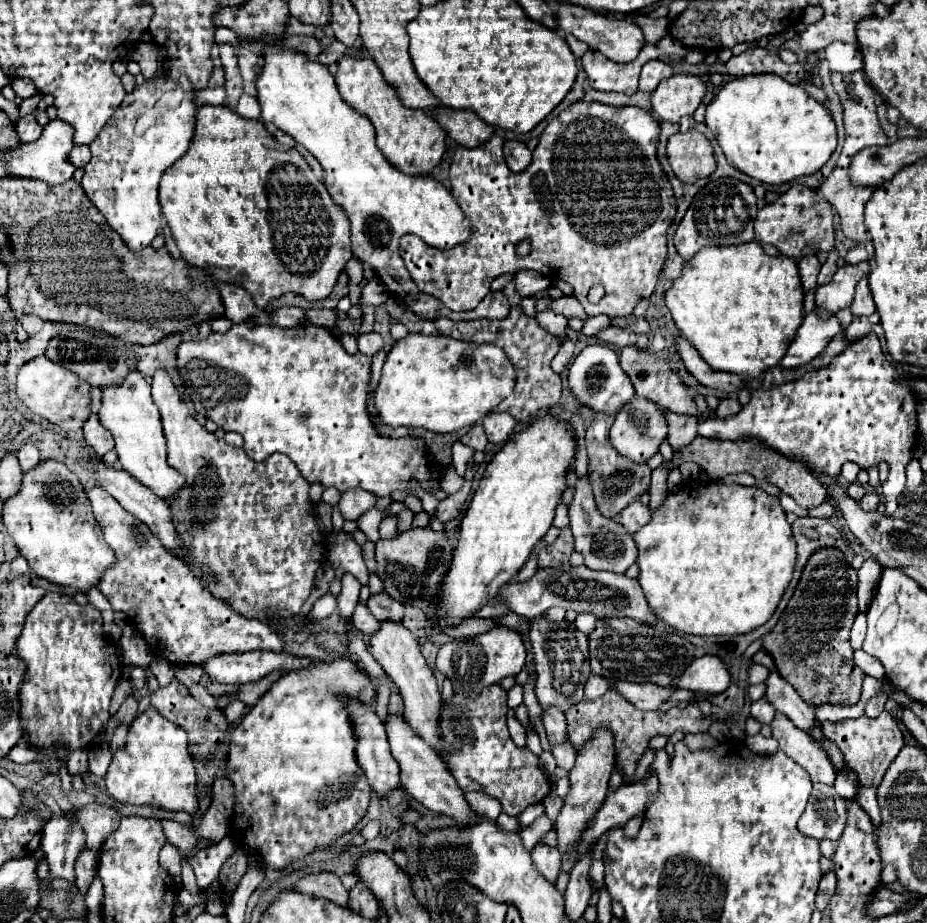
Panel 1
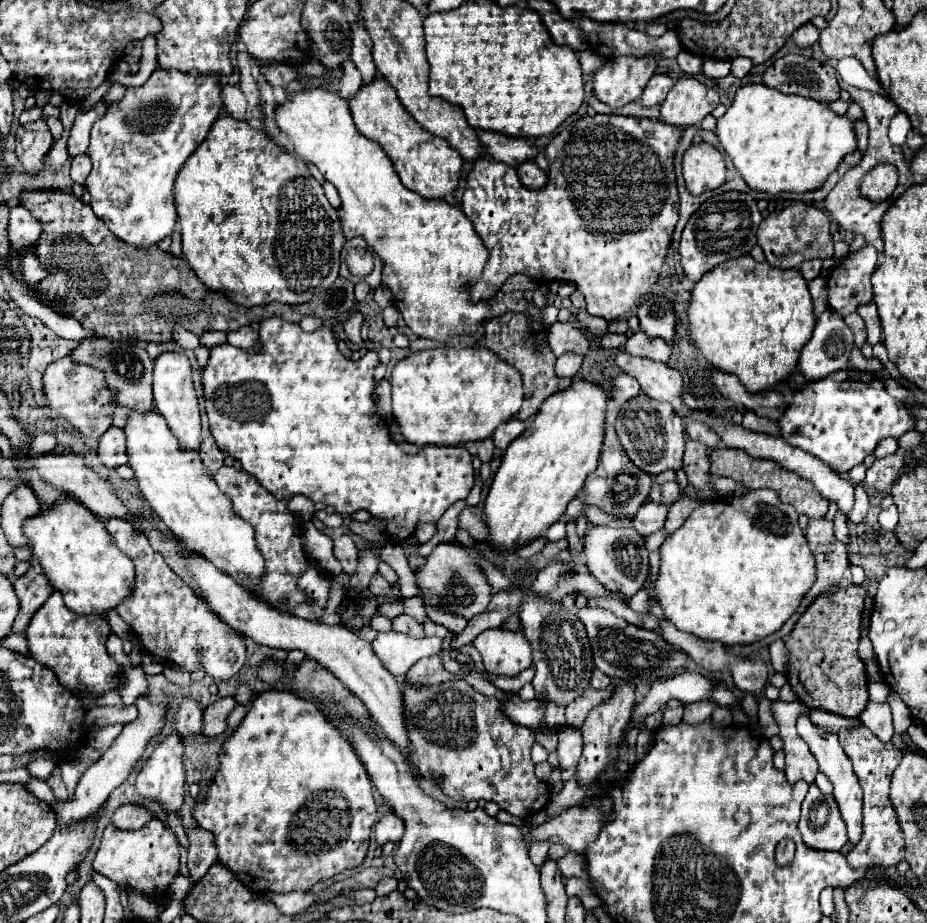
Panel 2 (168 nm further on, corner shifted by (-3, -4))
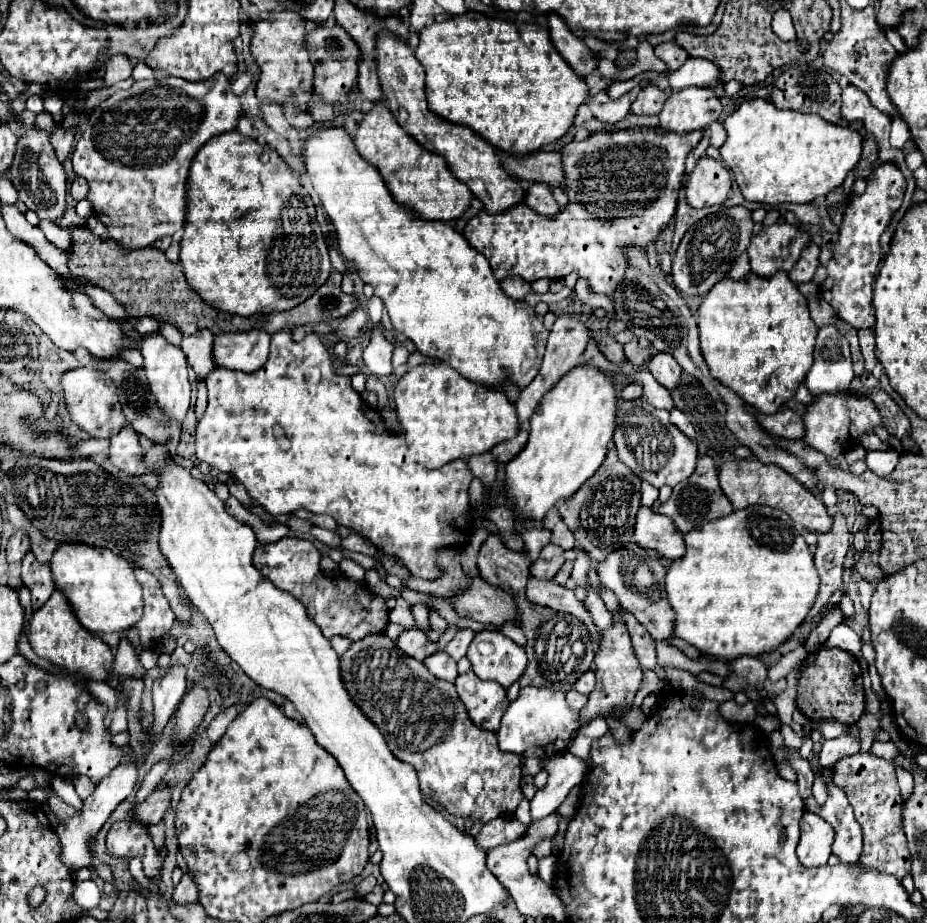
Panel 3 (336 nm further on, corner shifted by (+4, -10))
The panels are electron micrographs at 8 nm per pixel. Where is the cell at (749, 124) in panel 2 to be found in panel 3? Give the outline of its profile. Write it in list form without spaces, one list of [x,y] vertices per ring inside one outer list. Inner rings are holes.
[[[745,100],[725,120],[727,142],[719,150],[733,170],[745,200],[759,204],[809,204],[837,190],[861,160],[861,134],[847,126],[833,126],[815,114],[777,110],[771,102]]]

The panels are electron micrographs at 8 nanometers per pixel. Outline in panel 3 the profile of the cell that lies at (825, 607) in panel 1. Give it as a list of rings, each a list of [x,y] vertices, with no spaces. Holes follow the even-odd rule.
[[[823,648],[817,654],[817,664],[805,668],[799,678],[797,708],[813,722],[837,720],[845,726],[853,726],[865,712],[865,692],[857,658],[839,648]]]

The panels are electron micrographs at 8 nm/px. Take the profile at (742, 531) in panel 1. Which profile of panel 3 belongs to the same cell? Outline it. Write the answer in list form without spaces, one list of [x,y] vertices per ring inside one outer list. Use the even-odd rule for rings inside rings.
[[[759,504],[749,506],[747,510],[735,510],[705,528],[685,534],[685,544],[685,558],[671,562],[667,570],[667,596],[677,614],[675,636],[693,644],[705,656],[729,662],[741,656],[775,652],[797,632],[815,604],[819,576],[813,564],[813,554],[791,518],[781,510]]]

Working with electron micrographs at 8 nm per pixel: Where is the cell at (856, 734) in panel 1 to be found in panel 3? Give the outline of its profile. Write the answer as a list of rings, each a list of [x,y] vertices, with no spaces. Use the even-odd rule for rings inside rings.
[[[859,752],[839,760],[833,766],[833,782],[847,794],[849,804],[855,810],[855,818],[863,828],[863,854],[861,864],[883,874],[893,874],[899,882],[911,870],[911,858],[907,838],[903,832],[901,804],[895,764],[887,762],[871,752]]]

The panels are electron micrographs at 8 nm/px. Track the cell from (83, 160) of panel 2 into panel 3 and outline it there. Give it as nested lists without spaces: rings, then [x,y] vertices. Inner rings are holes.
[[[75,176],[73,184],[71,184],[71,196],[73,196],[73,200],[75,200],[75,202],[83,200],[83,198],[87,196],[87,192],[89,192],[89,184],[87,184],[83,178]]]

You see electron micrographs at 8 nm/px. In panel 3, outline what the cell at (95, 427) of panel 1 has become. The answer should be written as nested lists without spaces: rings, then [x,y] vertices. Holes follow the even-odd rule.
[[[125,426],[121,430],[121,434],[115,434],[111,438],[109,452],[111,452],[111,462],[119,470],[123,470],[125,474],[143,476],[143,474],[149,474],[149,470],[151,470],[151,468],[147,468],[143,464],[145,452],[143,452],[143,448],[139,444],[139,434],[129,426]]]

